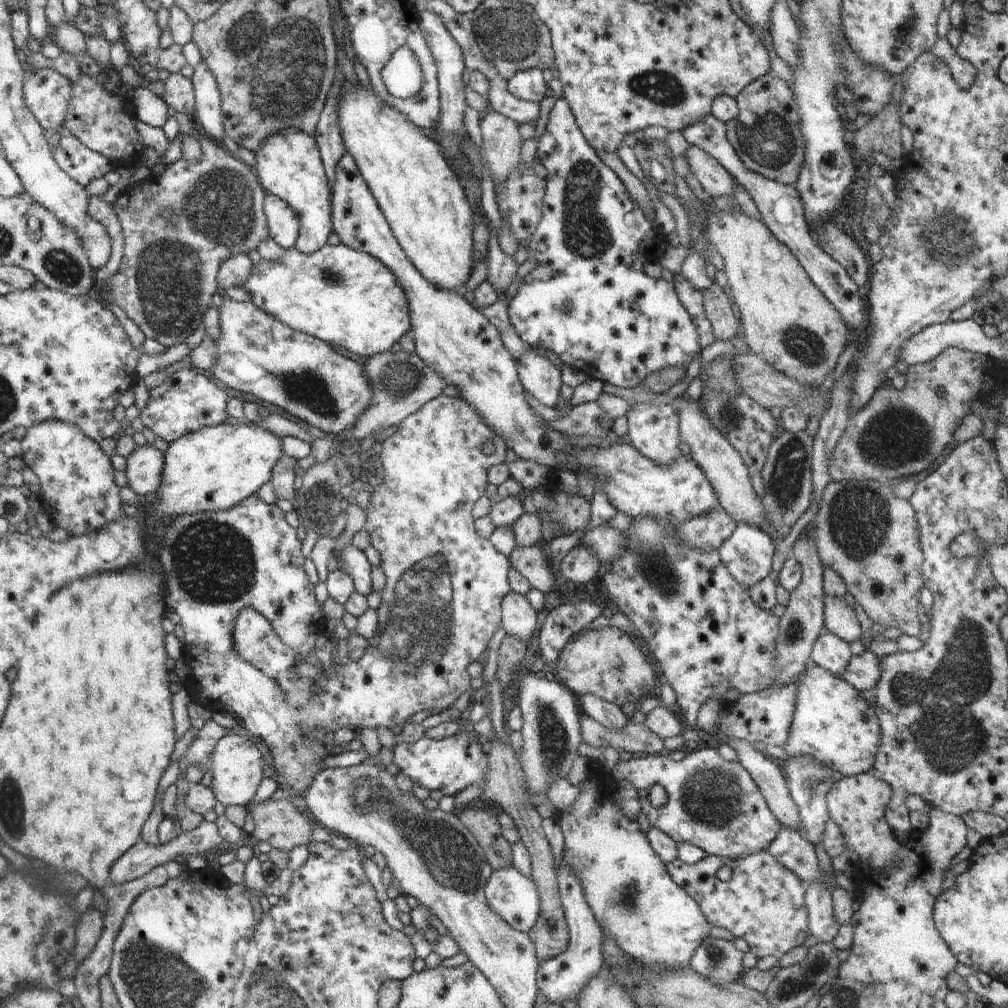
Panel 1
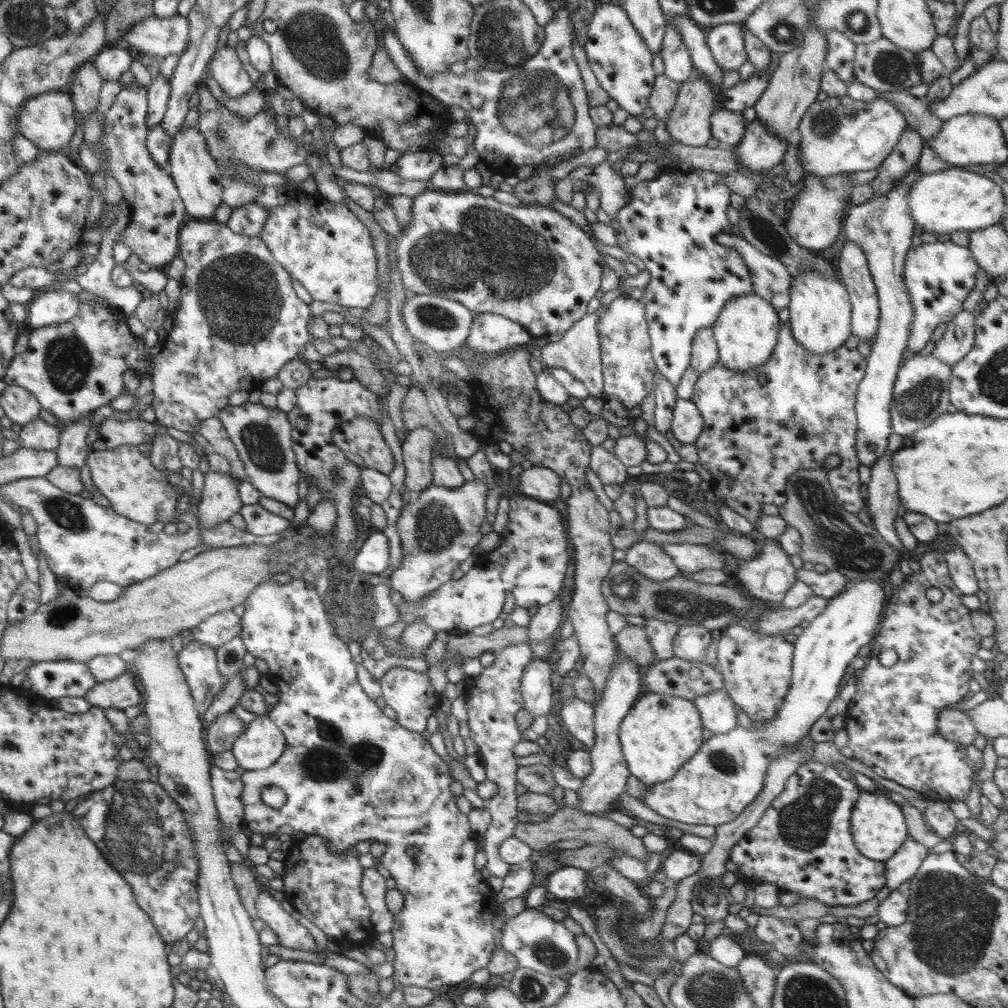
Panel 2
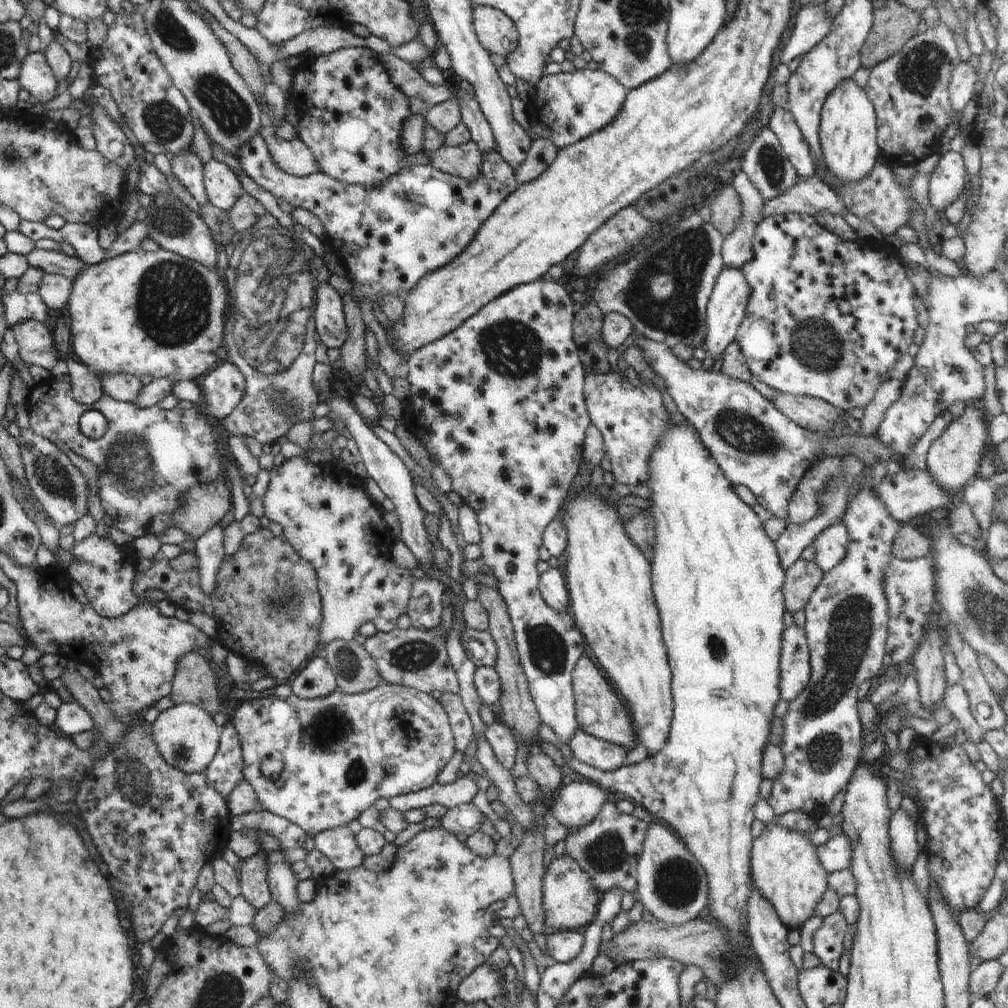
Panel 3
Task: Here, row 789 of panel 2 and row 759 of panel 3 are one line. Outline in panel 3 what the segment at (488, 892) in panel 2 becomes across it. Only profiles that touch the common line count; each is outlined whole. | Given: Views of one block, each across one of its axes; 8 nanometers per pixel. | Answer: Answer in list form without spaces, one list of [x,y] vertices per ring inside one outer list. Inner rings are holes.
[[[386,682],[380,683],[380,686],[376,686],[374,690],[367,690],[366,692],[360,692],[360,694],[355,695],[344,694],[342,690],[337,688],[330,696],[324,696],[324,698],[304,700],[293,694],[285,700],[280,700],[280,698],[274,696],[249,699],[235,704],[235,712],[234,716],[232,716],[231,723],[238,733],[241,744],[244,761],[243,778],[248,784],[252,784],[252,790],[256,792],[256,798],[262,804],[262,808],[265,811],[286,818],[292,824],[296,824],[310,838],[314,838],[316,834],[320,834],[324,830],[332,830],[332,828],[338,828],[338,826],[348,827],[348,824],[352,820],[356,820],[362,812],[368,810],[380,798],[389,800],[390,798],[410,794],[411,792],[418,792],[419,790],[432,786],[436,783],[439,772],[448,764],[455,752],[455,740],[449,718],[446,712],[444,712],[440,701],[434,699],[430,694],[420,692],[415,688],[391,685]],[[268,756],[280,758],[282,764],[284,764],[282,774],[278,774],[276,778],[264,778],[260,774],[260,762],[264,758],[268,758]]]

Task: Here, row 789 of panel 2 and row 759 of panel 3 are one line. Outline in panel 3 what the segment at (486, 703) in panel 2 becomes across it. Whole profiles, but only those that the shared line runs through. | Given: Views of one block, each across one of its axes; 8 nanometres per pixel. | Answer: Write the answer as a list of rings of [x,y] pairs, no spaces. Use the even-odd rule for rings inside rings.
[[[495,721],[491,725],[486,726],[484,736],[488,740],[490,748],[492,748],[492,752],[498,759],[498,762],[506,770],[510,771],[515,765],[517,757],[517,744],[510,729]]]

